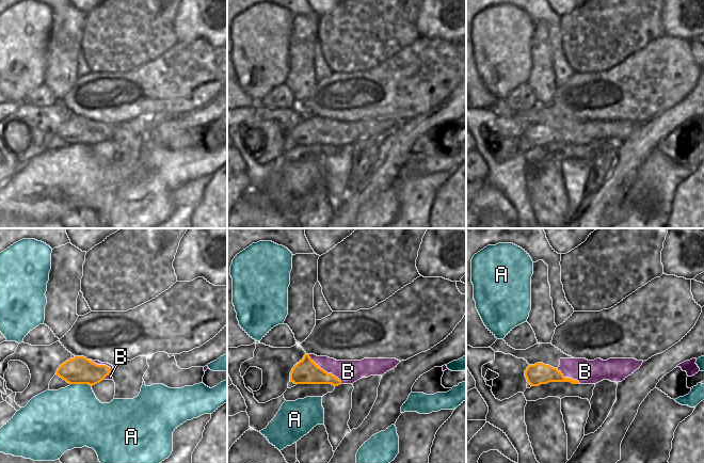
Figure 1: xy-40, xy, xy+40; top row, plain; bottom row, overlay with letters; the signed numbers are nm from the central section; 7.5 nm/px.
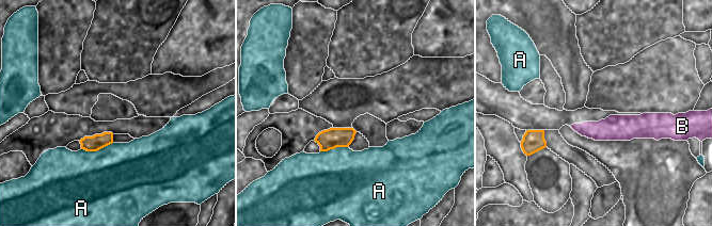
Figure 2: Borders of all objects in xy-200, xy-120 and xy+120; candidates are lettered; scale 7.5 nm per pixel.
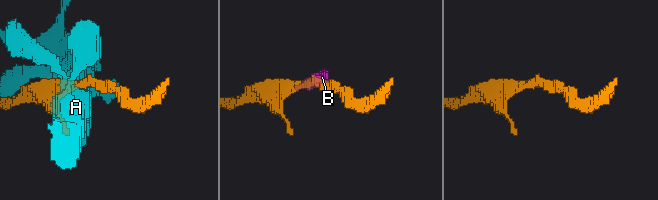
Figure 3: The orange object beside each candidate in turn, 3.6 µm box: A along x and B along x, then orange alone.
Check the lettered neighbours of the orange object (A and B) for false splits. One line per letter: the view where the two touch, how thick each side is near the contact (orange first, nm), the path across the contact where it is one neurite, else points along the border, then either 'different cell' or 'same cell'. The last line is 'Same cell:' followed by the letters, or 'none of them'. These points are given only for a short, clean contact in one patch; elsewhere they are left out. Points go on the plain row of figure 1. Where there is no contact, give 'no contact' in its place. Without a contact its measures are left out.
A: contact in xy-40; calibres 200 and 440 nm; different cell
B: contact in xy; calibres 180 and 180 nm; border xy (308, 115), (321, 129), (334, 136), (341, 144); different cell
Same cell: none of them

